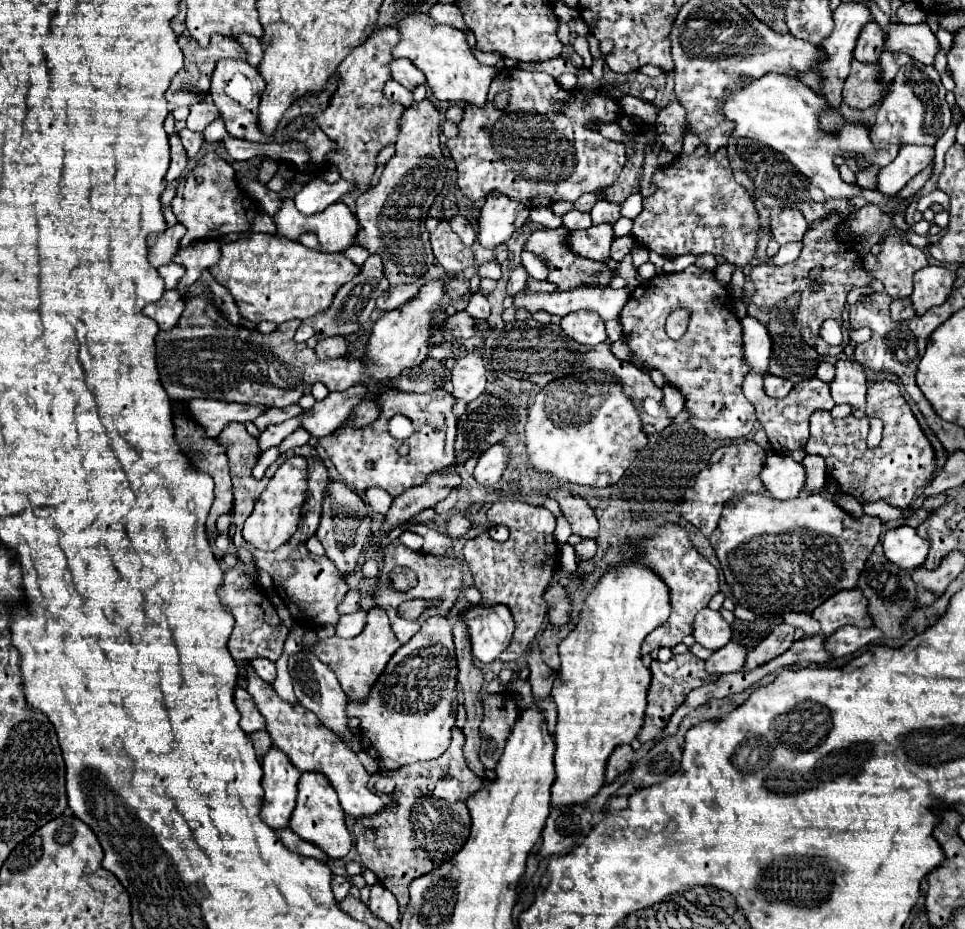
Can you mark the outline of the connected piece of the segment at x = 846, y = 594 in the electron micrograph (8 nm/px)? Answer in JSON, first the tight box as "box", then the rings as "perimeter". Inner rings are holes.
{"box":[811,587,873,637],"perimeter":[[[859,587],[851,591],[839,591],[839,595],[827,599],[827,603],[819,605],[811,615],[821,623],[821,633],[827,637],[845,625],[873,625],[871,617],[867,615],[867,599],[859,591]]]}

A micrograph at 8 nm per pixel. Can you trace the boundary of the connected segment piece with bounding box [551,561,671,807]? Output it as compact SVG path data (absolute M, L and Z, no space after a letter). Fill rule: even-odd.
M623 561L607 571L585 599L577 627L561 641L561 669L551 697L557 705L555 783L551 805L587 803L605 785L605 765L621 743L631 743L643 725L651 673L641 663L641 643L669 619L669 589L647 567Z

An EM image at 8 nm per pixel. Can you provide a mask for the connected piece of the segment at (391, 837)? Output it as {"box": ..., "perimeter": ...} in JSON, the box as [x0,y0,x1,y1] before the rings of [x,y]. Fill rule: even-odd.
{"box":[353,727,483,907],"perimeter":[[[457,727],[451,729],[451,735],[451,745],[439,759],[403,765],[389,773],[397,783],[393,795],[397,797],[399,807],[395,811],[385,807],[379,815],[355,819],[353,825],[355,849],[361,855],[361,863],[377,875],[379,883],[397,897],[401,907],[409,903],[409,883],[449,861],[469,837],[471,817],[465,799],[483,787],[483,779],[467,767],[463,755],[465,735]],[[365,827],[377,829],[377,841],[365,841],[361,837]]]}

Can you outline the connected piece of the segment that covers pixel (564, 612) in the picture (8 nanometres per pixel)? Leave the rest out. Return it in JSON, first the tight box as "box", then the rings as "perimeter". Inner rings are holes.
{"box":[545,583,571,625],"perimeter":[[[553,583],[553,587],[545,591],[545,601],[549,605],[549,613],[547,613],[549,623],[565,625],[571,615],[571,599],[569,599],[567,589]]]}

